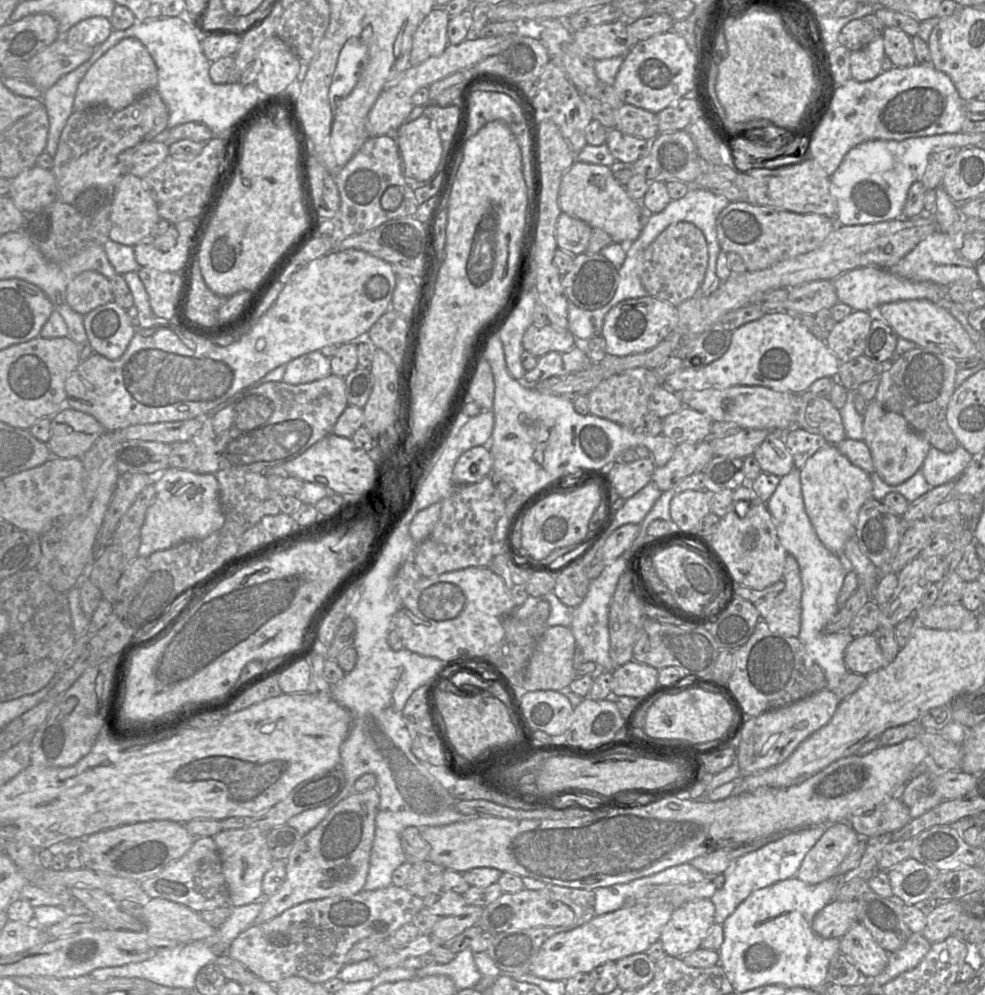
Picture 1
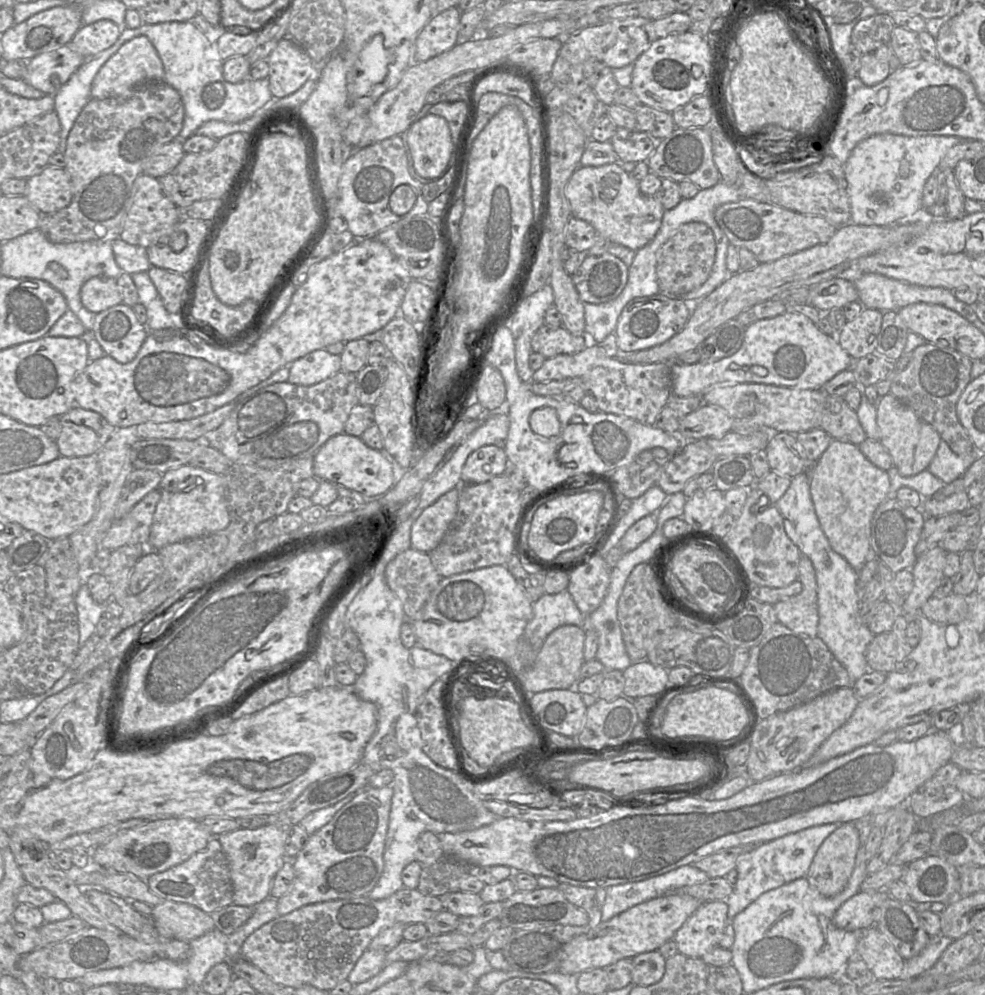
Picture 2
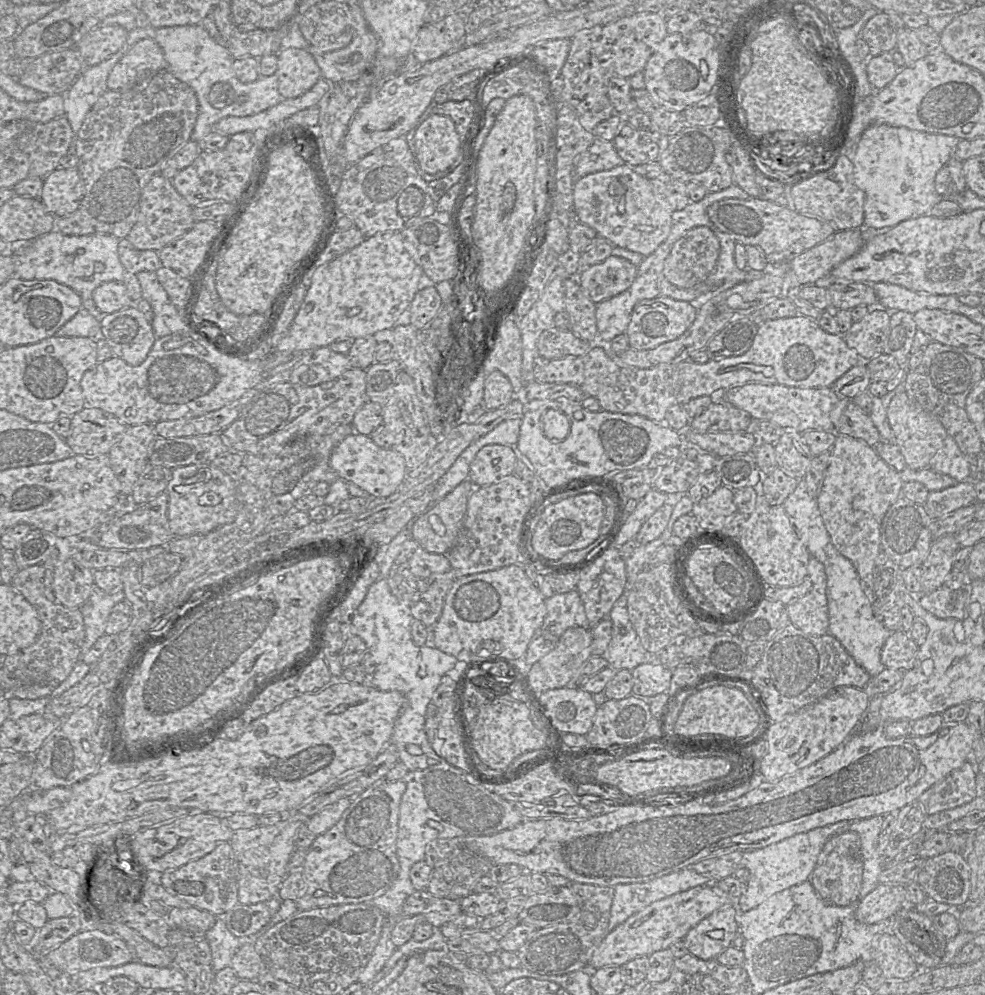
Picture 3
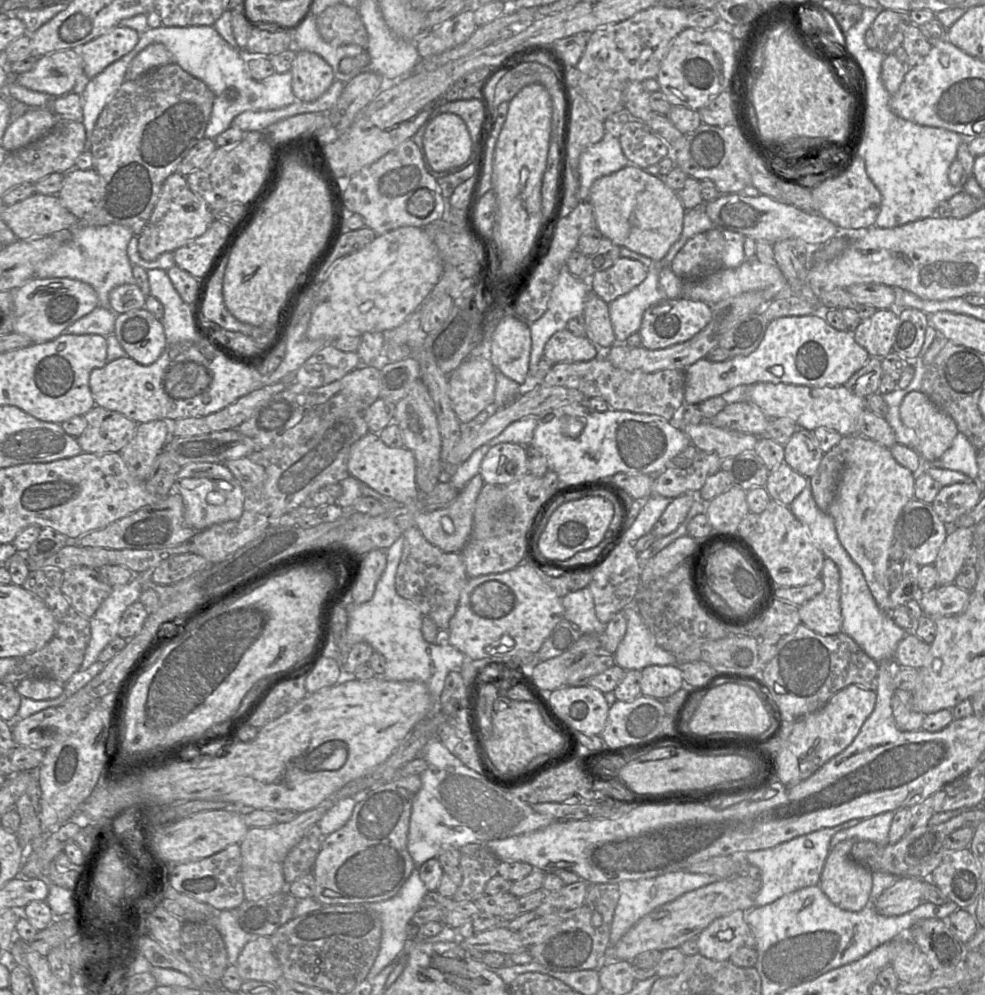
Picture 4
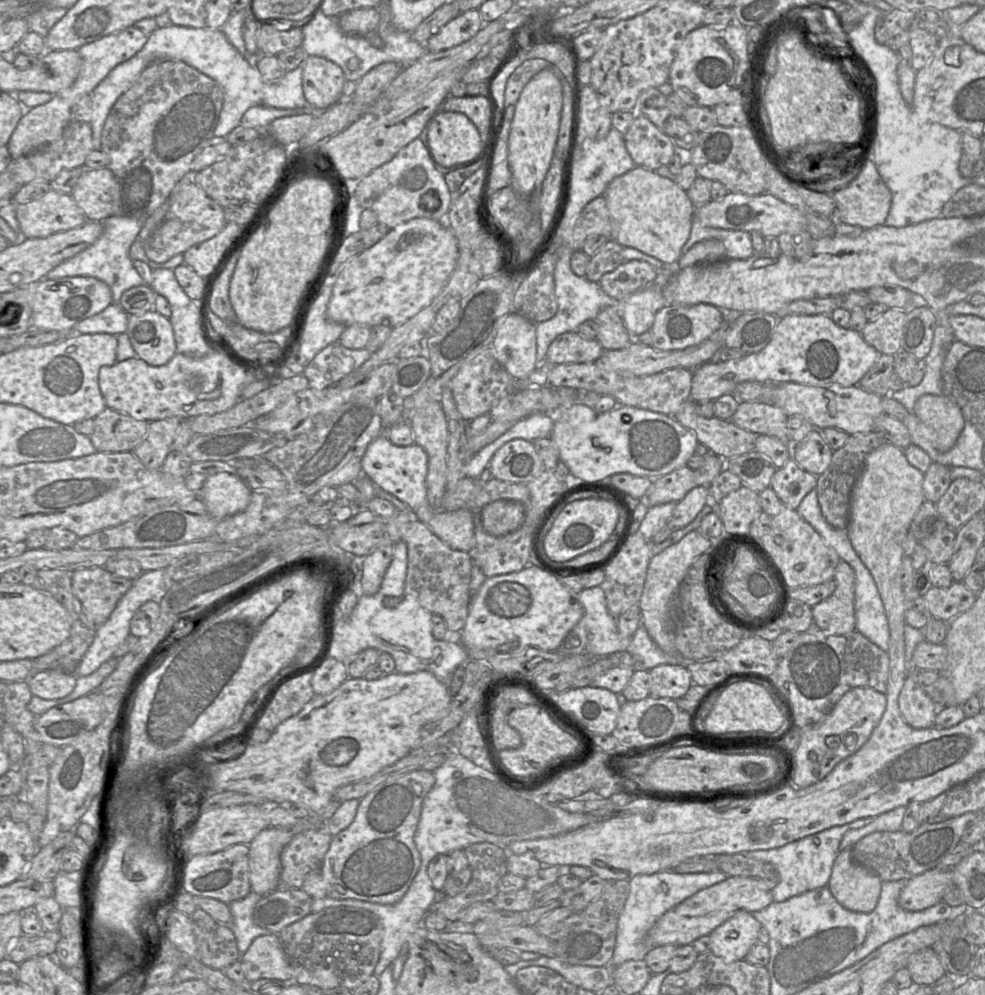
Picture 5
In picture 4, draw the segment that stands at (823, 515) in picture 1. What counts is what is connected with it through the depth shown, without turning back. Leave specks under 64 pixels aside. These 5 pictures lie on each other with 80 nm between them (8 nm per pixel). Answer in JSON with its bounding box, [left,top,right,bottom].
[828,435,915,614]

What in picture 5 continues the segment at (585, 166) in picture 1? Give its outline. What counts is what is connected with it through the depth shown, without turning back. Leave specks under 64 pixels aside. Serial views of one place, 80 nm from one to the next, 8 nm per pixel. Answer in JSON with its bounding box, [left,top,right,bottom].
[602,166,695,264]

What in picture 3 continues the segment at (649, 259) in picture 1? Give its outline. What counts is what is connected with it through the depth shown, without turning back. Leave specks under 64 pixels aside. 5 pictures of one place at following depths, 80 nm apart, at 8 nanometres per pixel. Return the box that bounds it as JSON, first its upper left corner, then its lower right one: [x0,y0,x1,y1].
[662,228,720,288]

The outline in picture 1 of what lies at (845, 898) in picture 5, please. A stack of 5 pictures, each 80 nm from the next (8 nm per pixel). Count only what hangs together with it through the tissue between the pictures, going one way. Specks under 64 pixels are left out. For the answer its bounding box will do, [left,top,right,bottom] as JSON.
[796,822,861,884]

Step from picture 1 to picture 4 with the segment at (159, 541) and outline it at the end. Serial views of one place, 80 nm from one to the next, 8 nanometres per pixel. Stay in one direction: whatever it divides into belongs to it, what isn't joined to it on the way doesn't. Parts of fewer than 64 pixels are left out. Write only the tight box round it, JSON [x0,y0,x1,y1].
[173,463,244,531]

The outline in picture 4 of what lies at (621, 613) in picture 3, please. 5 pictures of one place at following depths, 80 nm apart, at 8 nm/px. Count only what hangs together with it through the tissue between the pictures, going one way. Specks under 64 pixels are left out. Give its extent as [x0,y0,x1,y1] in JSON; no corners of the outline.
[613,603,676,670]

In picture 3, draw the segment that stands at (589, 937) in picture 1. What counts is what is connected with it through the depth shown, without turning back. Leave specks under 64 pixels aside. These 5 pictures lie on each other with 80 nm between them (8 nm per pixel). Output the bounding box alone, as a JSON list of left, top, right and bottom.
[590,885,734,969]

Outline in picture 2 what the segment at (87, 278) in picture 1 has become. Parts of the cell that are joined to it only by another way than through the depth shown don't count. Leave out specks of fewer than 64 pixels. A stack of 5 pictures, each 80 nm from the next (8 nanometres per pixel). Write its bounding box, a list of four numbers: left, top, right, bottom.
[80,276,122,314]

